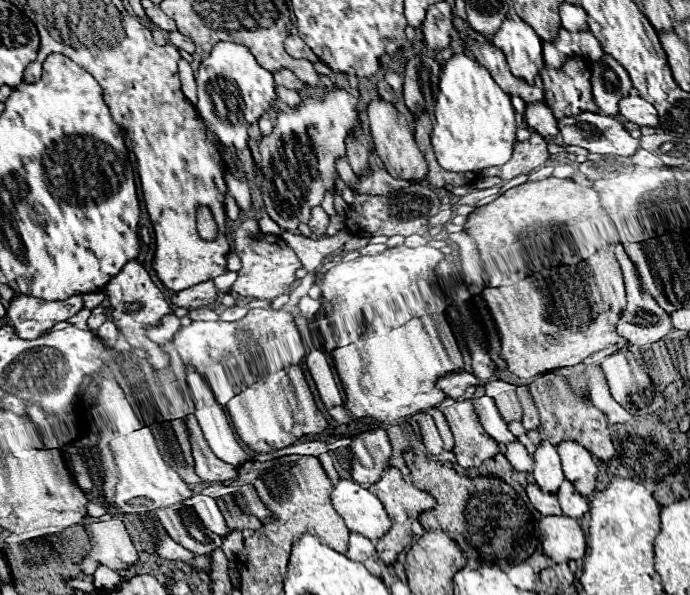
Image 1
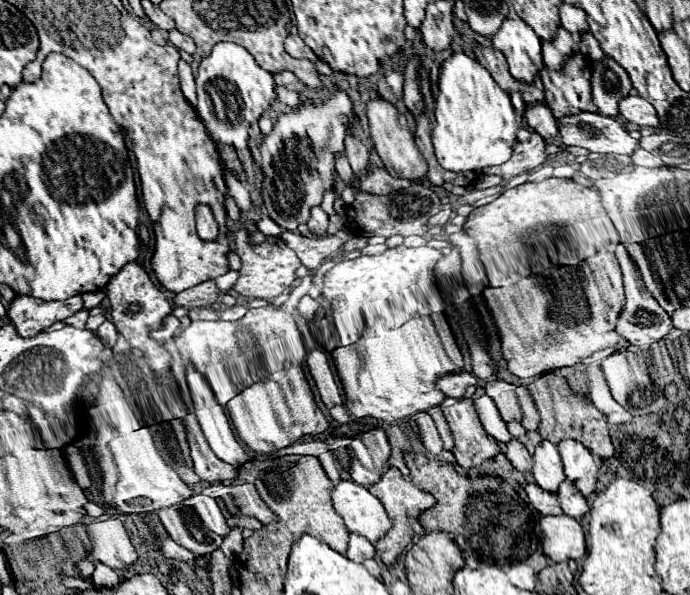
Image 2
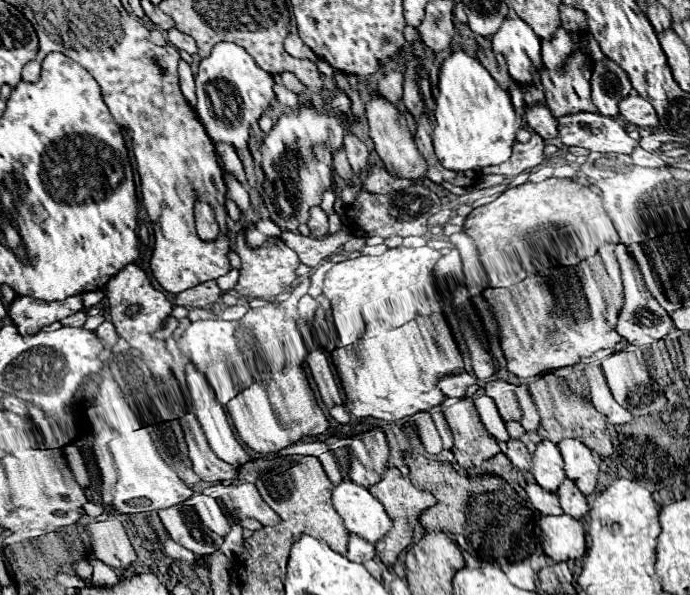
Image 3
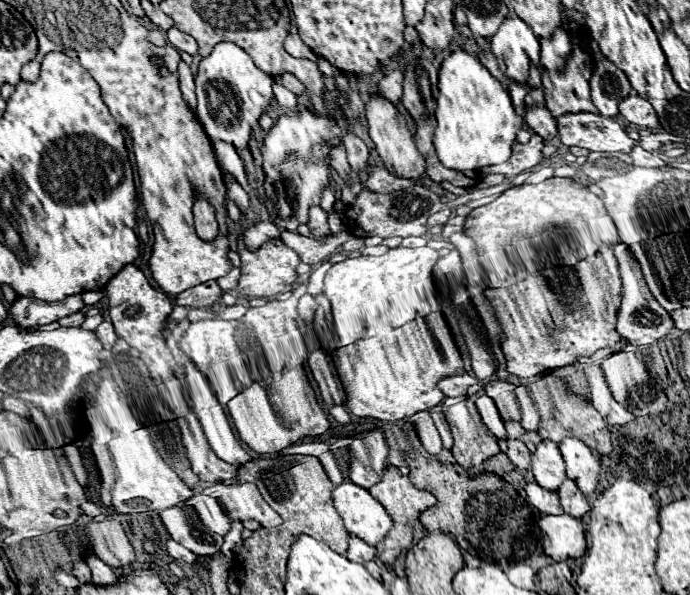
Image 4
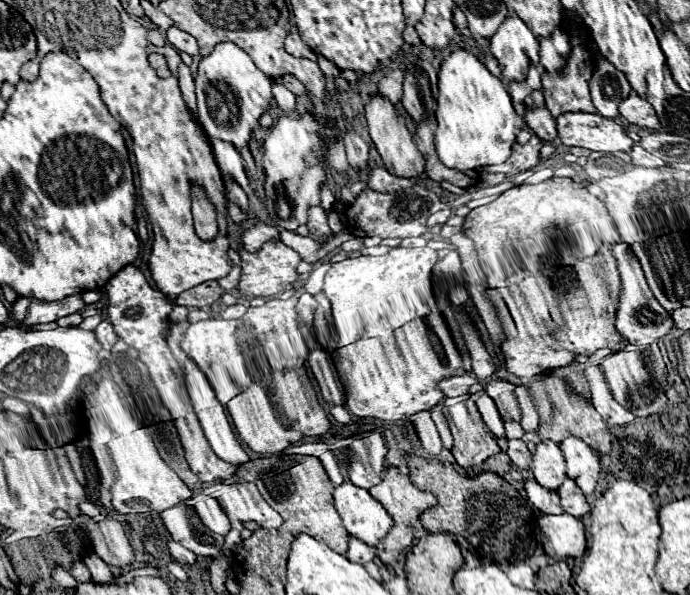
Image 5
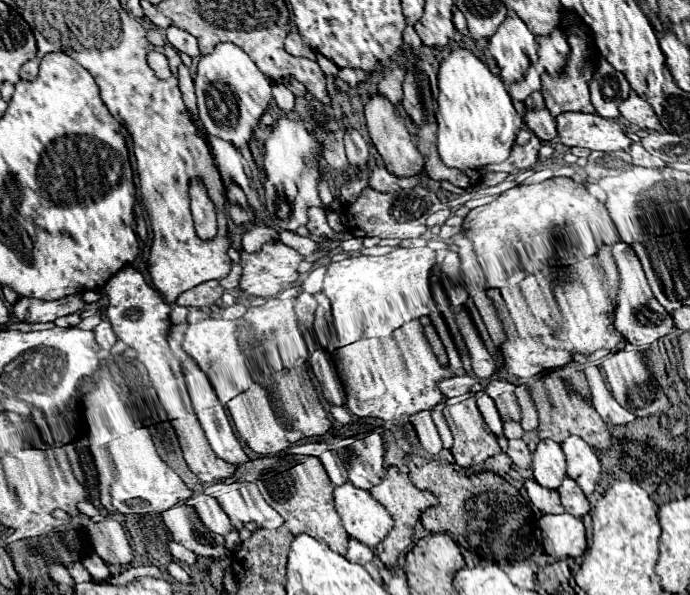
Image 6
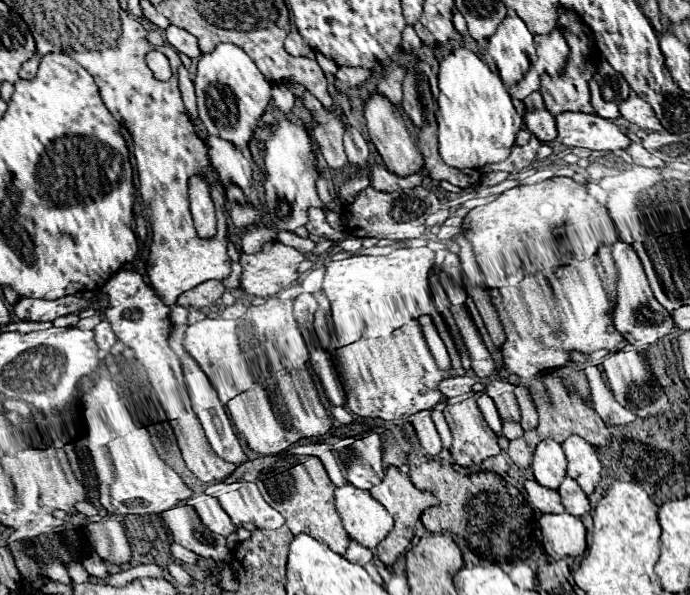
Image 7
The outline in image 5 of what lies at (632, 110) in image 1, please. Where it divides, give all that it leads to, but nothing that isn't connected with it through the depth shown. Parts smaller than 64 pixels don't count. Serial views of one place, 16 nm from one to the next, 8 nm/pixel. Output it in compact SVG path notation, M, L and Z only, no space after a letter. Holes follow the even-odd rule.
M630 92L630 96L620 102L620 114L630 124L636 124L640 128L648 128L648 130L660 128L660 122L658 122L658 116L656 116L652 104L648 100L640 98L636 92Z

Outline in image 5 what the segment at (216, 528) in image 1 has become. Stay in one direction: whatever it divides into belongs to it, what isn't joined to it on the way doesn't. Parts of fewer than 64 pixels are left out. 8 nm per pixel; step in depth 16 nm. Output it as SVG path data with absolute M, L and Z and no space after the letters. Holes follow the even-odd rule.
M194 494L192 498L186 500L186 504L190 504L198 512L204 526L210 528L212 532L222 534L222 536L226 536L230 532L230 520L228 520L224 510L220 508L220 504L212 496Z

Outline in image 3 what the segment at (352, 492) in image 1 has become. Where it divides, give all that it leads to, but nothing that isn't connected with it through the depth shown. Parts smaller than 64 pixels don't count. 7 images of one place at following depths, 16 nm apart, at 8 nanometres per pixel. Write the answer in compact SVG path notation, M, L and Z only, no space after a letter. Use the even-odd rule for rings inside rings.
M342 480L334 488L332 502L336 512L342 516L348 532L364 536L372 544L382 540L392 528L392 520L384 512L380 500L352 480Z

